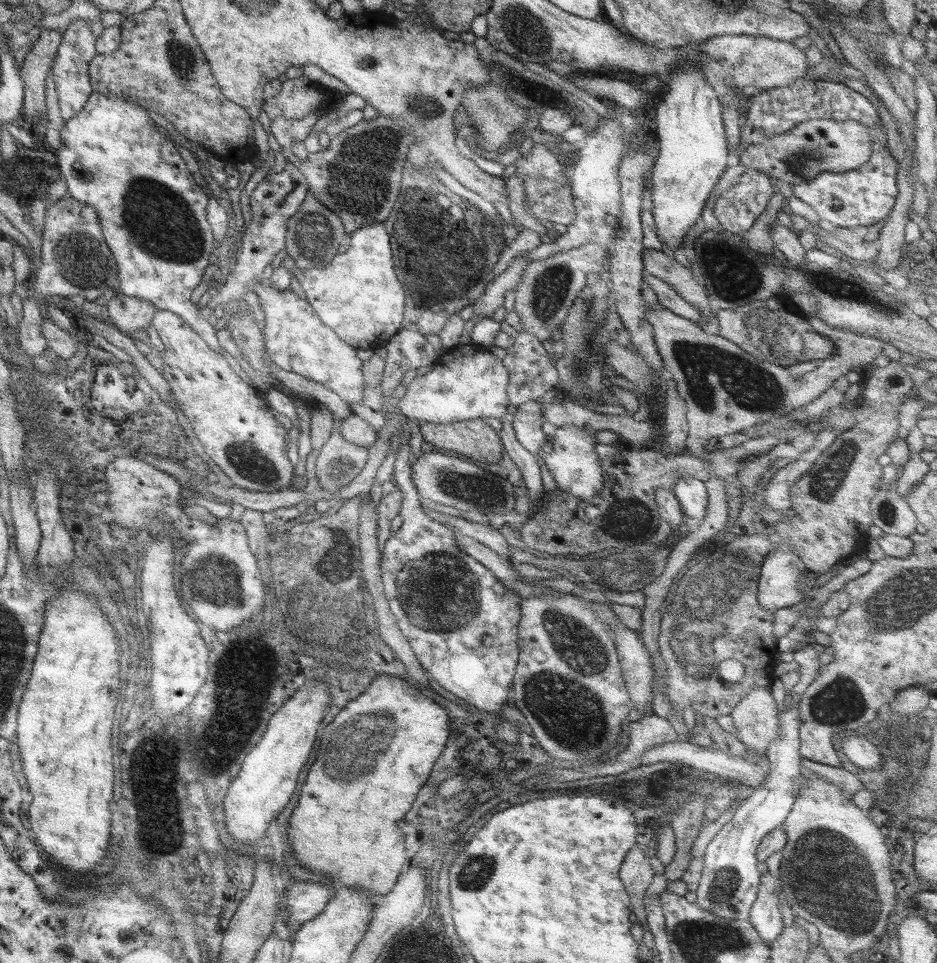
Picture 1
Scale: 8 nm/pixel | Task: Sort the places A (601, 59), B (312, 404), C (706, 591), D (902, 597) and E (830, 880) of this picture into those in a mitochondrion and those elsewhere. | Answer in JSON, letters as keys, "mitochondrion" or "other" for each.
{"A":"other","B":"other","C":"mitochondrion","D":"mitochondrion","E":"mitochondrion"}

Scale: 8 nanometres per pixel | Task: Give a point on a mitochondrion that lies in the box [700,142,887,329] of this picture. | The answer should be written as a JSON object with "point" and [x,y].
{"point":[838,287]}

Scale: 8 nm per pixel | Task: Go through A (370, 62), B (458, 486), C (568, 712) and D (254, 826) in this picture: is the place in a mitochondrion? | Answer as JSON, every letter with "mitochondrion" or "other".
{"A":"other","B":"mitochondrion","C":"mitochondrion","D":"other"}

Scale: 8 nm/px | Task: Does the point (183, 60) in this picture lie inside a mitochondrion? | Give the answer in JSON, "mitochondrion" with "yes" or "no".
{"mitochondrion":"yes"}

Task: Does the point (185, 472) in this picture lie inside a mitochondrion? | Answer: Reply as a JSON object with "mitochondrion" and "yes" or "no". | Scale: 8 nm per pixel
{"mitochondrion":"no"}

